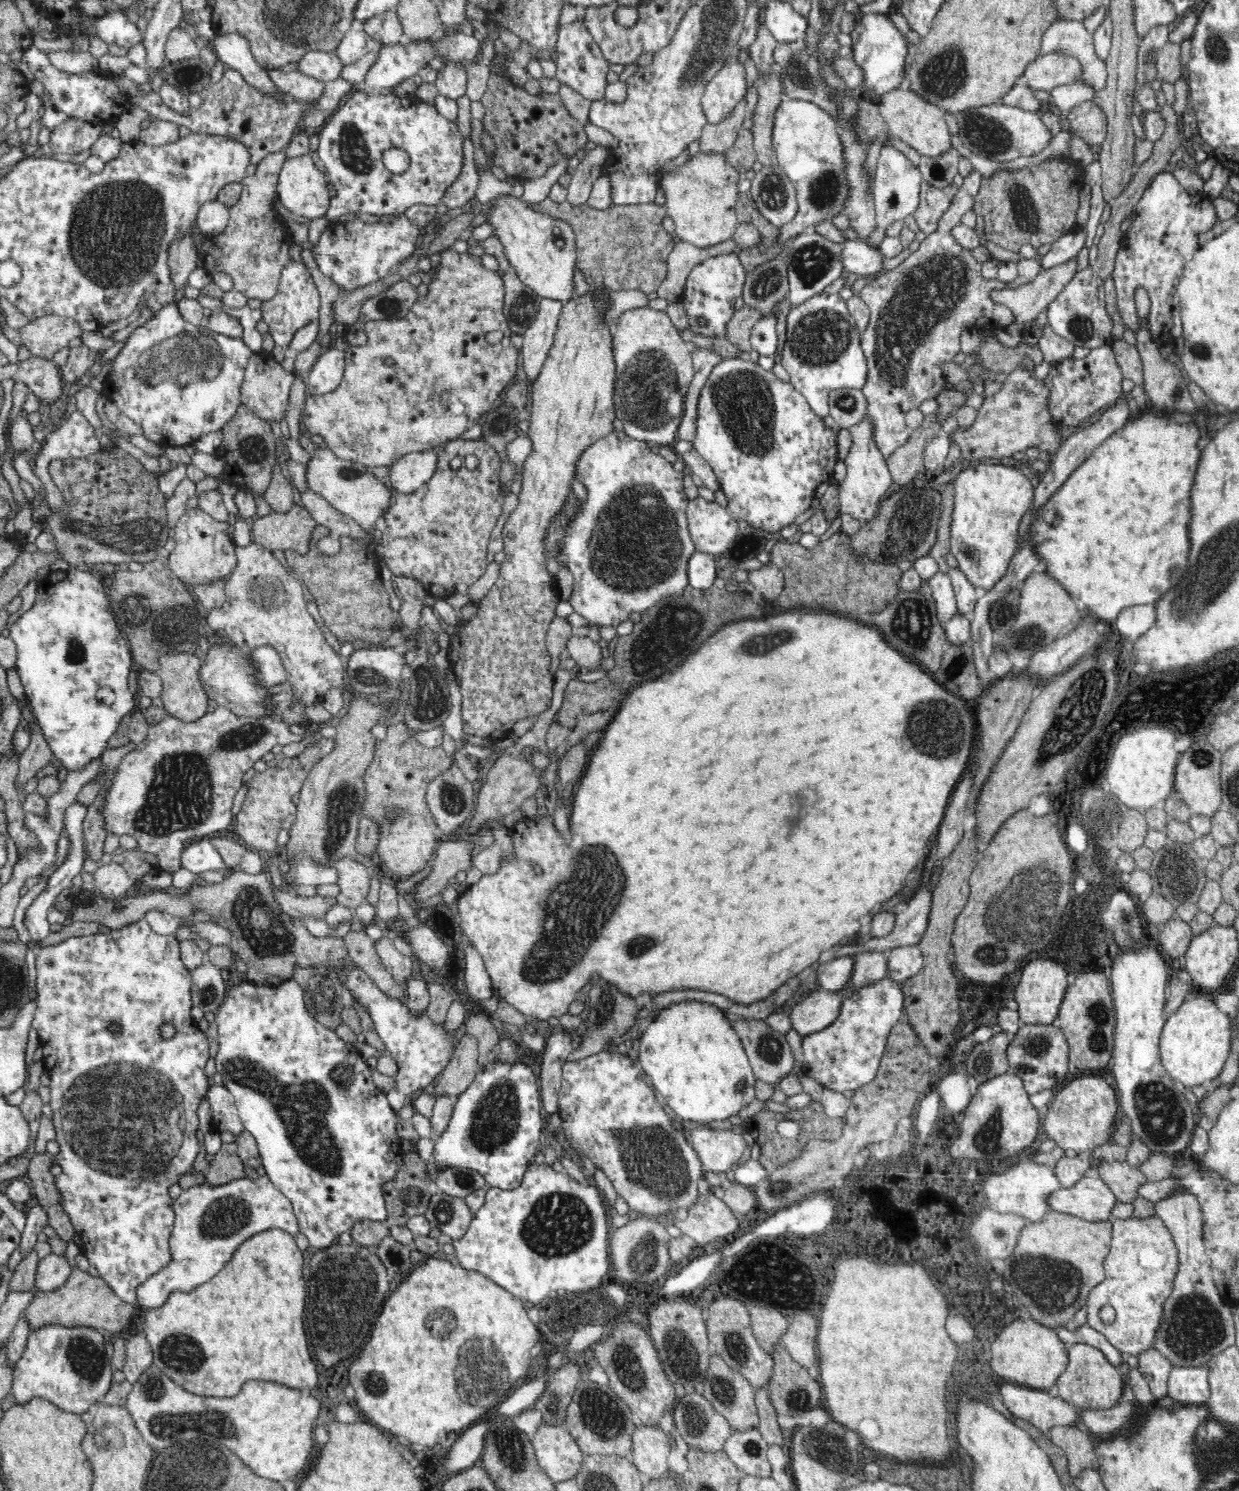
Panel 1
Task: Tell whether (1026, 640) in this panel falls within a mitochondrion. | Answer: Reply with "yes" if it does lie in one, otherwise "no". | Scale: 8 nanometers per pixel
yes

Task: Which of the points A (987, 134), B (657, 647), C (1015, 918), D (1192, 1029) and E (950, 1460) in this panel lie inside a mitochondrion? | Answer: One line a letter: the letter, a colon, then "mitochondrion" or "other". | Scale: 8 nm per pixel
A: mitochondrion
B: mitochondrion
C: mitochondrion
D: other
E: other

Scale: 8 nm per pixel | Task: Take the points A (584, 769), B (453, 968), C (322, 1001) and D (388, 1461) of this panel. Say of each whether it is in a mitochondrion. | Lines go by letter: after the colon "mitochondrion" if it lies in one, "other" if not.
A: other
B: other
C: mitochondrion
D: other

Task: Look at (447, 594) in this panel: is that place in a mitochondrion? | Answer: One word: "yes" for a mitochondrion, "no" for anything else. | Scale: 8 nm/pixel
no

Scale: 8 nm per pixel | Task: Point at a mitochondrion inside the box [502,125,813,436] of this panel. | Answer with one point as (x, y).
(651, 391)

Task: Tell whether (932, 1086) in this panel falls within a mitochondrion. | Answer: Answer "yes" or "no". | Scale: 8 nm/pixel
no

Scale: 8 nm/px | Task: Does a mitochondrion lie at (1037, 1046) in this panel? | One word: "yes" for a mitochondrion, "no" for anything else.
yes

